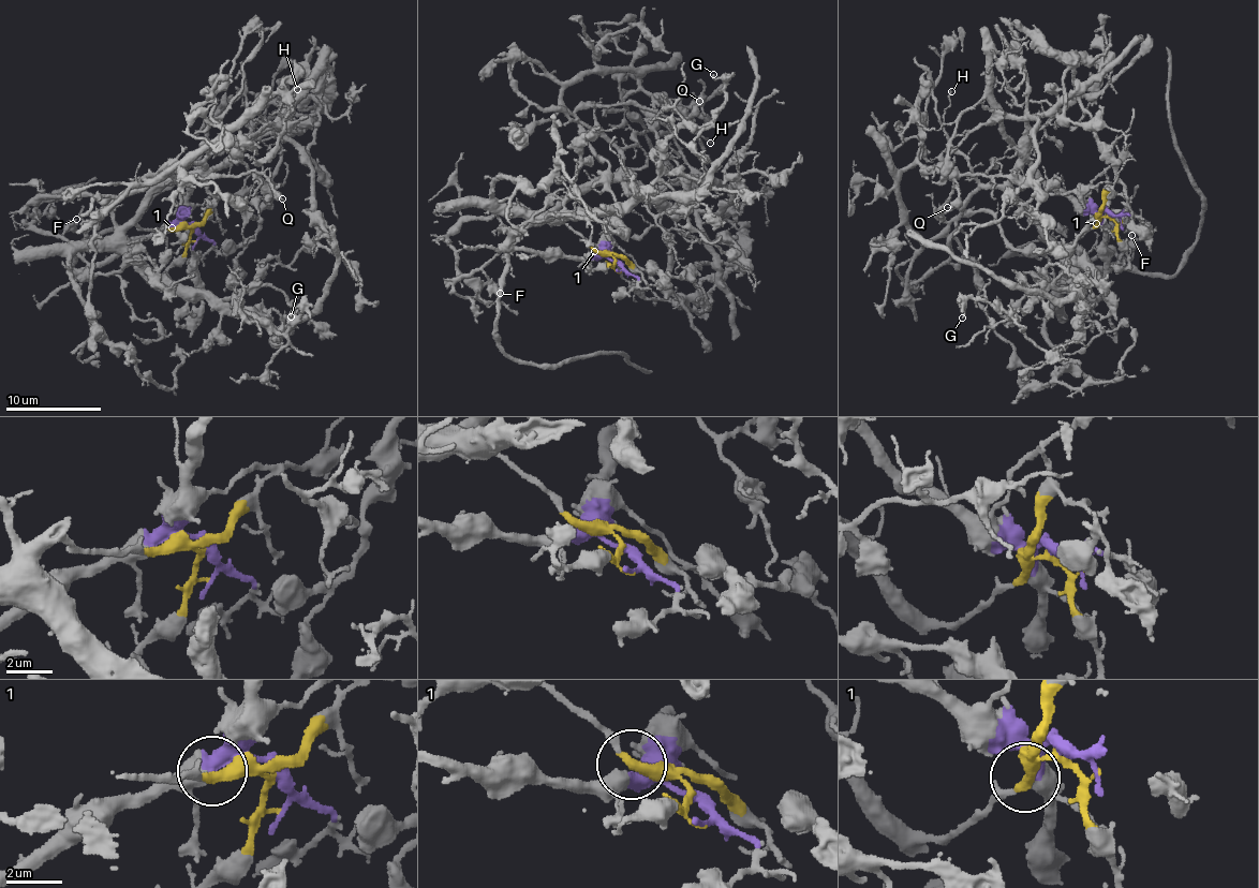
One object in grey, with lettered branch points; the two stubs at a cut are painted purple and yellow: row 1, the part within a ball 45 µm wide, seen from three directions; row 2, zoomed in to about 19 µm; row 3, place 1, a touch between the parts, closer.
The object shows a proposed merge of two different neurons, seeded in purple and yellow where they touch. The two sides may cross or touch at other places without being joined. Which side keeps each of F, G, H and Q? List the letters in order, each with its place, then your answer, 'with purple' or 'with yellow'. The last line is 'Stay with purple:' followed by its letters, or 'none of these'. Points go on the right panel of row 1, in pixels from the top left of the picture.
F: place (1131, 235); with purple
G: place (962, 317); with yellow
H: place (951, 91); with purple
Q: place (947, 207); with yellow
Stay with purple: F, H

